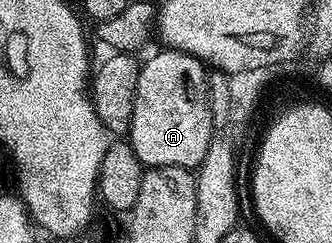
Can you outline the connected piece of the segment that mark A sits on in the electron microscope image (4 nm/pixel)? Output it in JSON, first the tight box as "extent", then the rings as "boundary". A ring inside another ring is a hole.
{"extent":[129,48,213,171],"boundary":[[[164,48],[162,52],[153,54],[148,61],[144,60],[139,66],[129,142],[144,167],[181,167],[195,171],[205,159],[205,151],[209,151],[209,143],[213,136],[209,73],[204,62],[179,49]]]}

